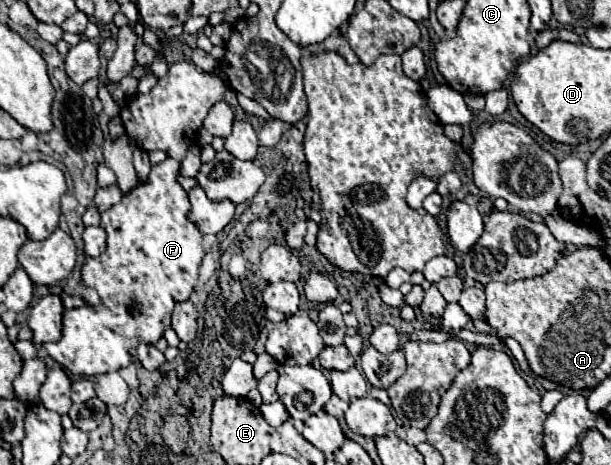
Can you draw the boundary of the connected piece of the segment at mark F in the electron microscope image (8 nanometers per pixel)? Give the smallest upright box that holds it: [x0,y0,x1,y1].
[16,158,206,376]

